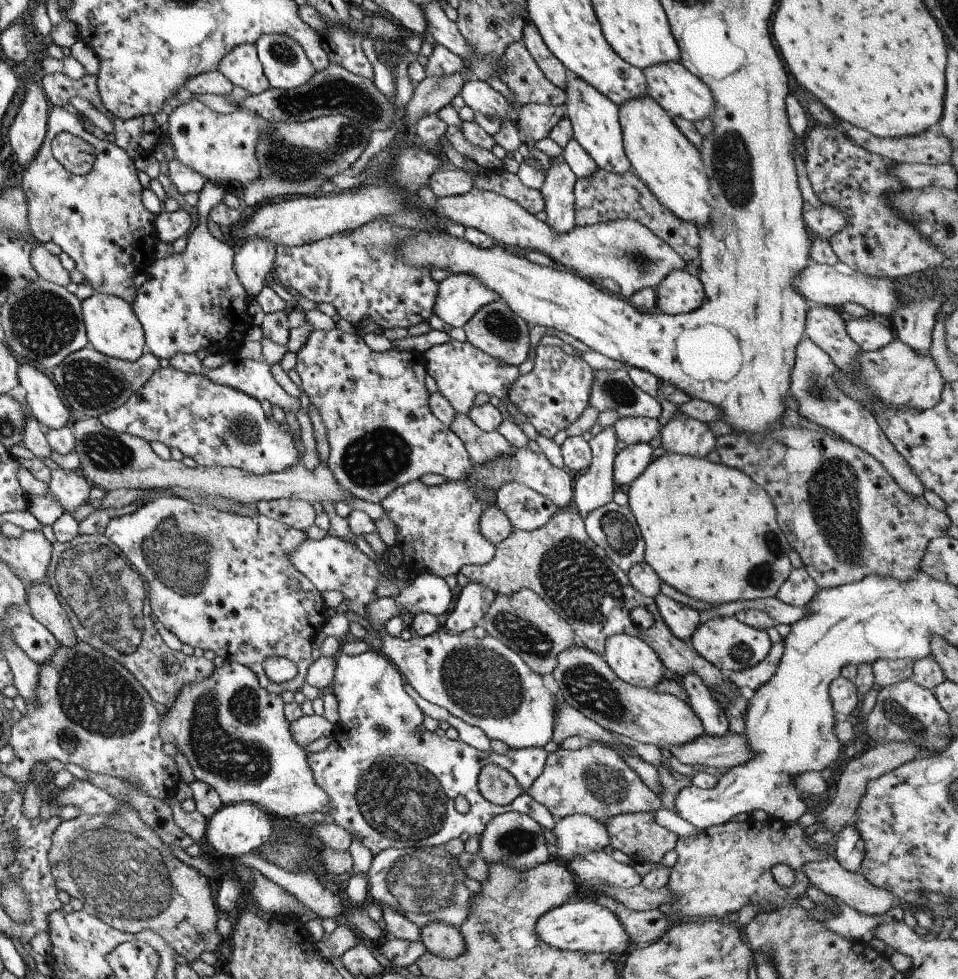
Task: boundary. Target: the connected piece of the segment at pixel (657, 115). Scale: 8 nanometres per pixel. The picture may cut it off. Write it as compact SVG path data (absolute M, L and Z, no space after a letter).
M640 95L619 104L619 123L631 168L652 194L678 218L696 226L710 226L709 218L716 210L709 196L700 151L677 129L673 117L650 95Z

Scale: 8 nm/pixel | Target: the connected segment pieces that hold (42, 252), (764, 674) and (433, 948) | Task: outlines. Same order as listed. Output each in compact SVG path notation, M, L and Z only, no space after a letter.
M37 245L30 254L30 264L39 277L59 286L70 284L70 273L62 266L59 256L52 256L43 245Z
M783 640L772 644L768 656L756 666L743 671L732 671L727 673L730 679L738 688L751 693L759 689L776 672L778 663L781 661L785 644Z
M430 922L422 926L420 933L421 942L427 951L440 958L456 960L466 952L466 944L459 928L446 922Z

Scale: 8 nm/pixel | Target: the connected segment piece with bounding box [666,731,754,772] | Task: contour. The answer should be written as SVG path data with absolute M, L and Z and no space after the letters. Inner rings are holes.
M732 731L723 737L713 737L704 733L694 740L668 749L682 764L699 765L701 768L714 766L719 772L745 763L754 755L747 747L745 734Z

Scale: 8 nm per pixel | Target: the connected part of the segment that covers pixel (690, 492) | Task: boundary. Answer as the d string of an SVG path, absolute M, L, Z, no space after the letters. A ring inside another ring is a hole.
M665 453L649 462L646 470L629 484L627 495L629 498L628 505L637 520L637 525L640 527L645 542L645 561L656 571L662 582L666 582L668 586L672 586L672 588L676 588L676 590L692 596L692 598L717 607L734 601L776 597L777 590L783 585L793 569L788 557L791 546L778 524L777 510L774 508L771 496L760 485L757 485L753 478L750 478L740 469L729 467L723 462L713 463L702 457Z

